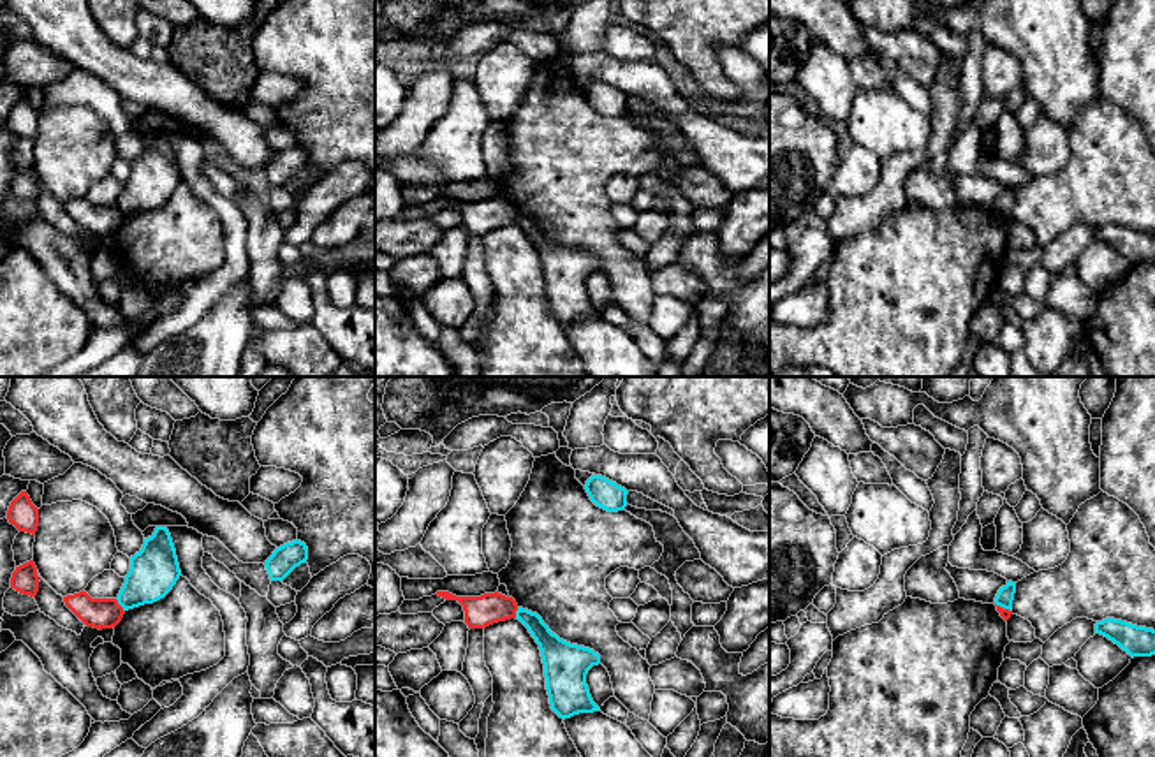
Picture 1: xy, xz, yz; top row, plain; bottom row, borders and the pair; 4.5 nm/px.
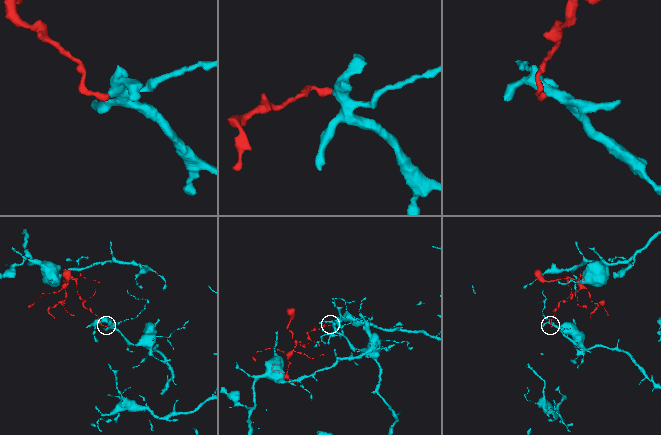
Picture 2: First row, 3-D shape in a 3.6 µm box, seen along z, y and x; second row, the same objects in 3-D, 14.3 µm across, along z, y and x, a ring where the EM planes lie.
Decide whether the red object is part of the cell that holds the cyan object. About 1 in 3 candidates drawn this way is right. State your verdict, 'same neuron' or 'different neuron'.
different neuron

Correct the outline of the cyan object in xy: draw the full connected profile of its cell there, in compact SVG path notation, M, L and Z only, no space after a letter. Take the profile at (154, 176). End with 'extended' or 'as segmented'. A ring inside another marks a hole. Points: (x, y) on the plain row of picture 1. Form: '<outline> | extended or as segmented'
M157 132L153 141L144 144L141 157L130 162L130 176L116 206L123 217L153 209L173 195L180 181L171 139L166 132Z | as segmented

